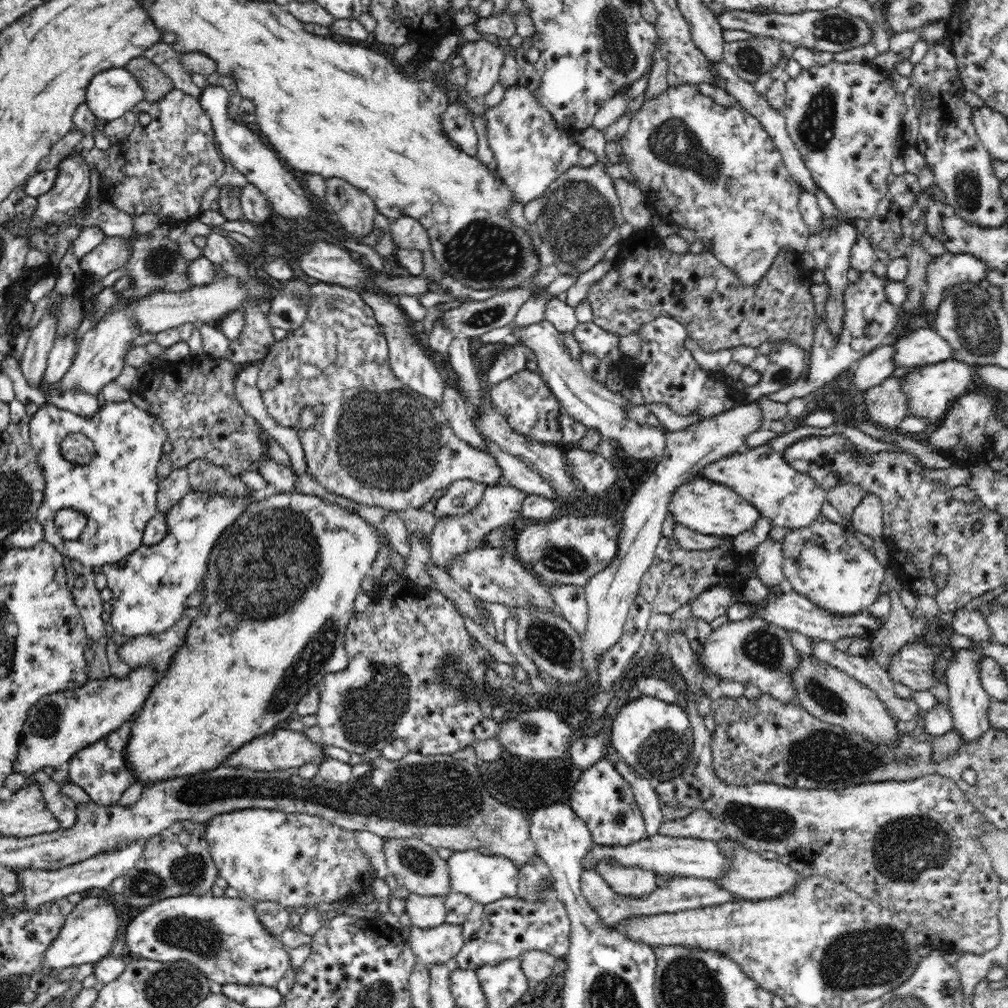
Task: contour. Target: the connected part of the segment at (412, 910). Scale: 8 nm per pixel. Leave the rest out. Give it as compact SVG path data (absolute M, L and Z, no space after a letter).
M411 894L407 900L406 911L411 918L411 924L422 929L437 928L446 923L445 900L439 897Z

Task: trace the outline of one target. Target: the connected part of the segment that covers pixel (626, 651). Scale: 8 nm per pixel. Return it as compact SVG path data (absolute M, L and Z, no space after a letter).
M638 593L630 607L620 640L597 658L600 691L615 689L613 682L618 681L623 671L630 666L631 659L646 636L646 628L650 622L650 606L646 597Z

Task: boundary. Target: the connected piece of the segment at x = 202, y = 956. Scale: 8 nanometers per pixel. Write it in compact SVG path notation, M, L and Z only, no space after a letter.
M213 895L174 896L160 900L134 917L127 932L126 953L138 954L138 958L154 962L187 962L194 965L214 984L242 984L244 986L268 986L276 988L290 968L288 949L281 938L271 934L258 918L255 908L240 897L227 898Z

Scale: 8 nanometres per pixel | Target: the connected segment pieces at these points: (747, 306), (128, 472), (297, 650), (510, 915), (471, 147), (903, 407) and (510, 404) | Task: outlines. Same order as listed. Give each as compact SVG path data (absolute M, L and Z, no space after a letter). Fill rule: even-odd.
M633 232L619 243L619 253L612 270L586 291L585 302L593 314L593 323L614 336L630 336L642 330L642 326L658 316L669 316L685 327L688 337L696 341L704 352L747 346L758 348L764 342L793 341L809 350L813 343L816 326L816 311L810 294L811 271L802 265L800 253L786 247L778 251L776 263L754 284L740 281L738 273L722 264L710 250L699 254L680 252L674 246L666 246L652 232Z
M129 400L124 402L104 402L100 404L92 416L80 416L46 404L38 412L28 417L30 442L37 453L39 464L43 467L45 476L45 492L41 507L38 508L35 521L42 524L45 531L45 541L48 541L62 555L70 559L80 560L84 568L91 572L95 566L120 562L124 556L134 552L142 541L144 528L149 520L159 512L155 507L157 493L157 468L162 458L162 444L166 433L160 421L153 420L146 412L139 410ZM79 433L95 444L95 456L88 465L79 466L68 463L60 454L61 442L69 435ZM64 507L74 508L88 516L88 527L80 541L66 542L58 537L54 527L56 512Z
M292 491L274 494L273 497L252 504L225 533L226 535L220 538L211 551L208 572L205 575L206 584L201 584L202 588L205 588L205 599L200 604L200 613L192 620L188 628L186 644L174 654L173 664L168 674L155 684L149 697L141 706L140 714L131 724L130 738L126 741L123 750L123 762L126 768L129 768L133 782L145 784L143 788L150 788L150 785L170 778L192 776L192 774L206 773L222 767L222 764L242 746L246 746L254 738L268 735L274 727L284 726L291 718L296 717L297 704L310 689L316 688L324 675L339 672L348 666L345 632L354 614L354 602L356 602L356 596L360 594L360 584L371 573L372 564L376 562L378 551L382 548L381 536L376 526L369 524L368 520L360 516L360 513L348 508L344 509L338 503L326 501L318 495Z
M551 897L547 902L528 903L516 898L502 898L483 909L482 926L465 940L454 956L456 970L472 970L482 966L496 966L504 960L520 959L526 951L542 951L555 957L567 954L571 922L565 905Z
M454 100L442 114L442 127L450 141L462 149L464 153L476 155L478 146L478 134L472 125L473 114L465 107L460 100Z
M888 377L861 393L867 419L886 427L898 428L909 416L909 397L904 391L904 377Z
M524 368L490 389L488 397L492 406L515 432L539 443L558 444L564 438L558 421L560 404L536 371Z

